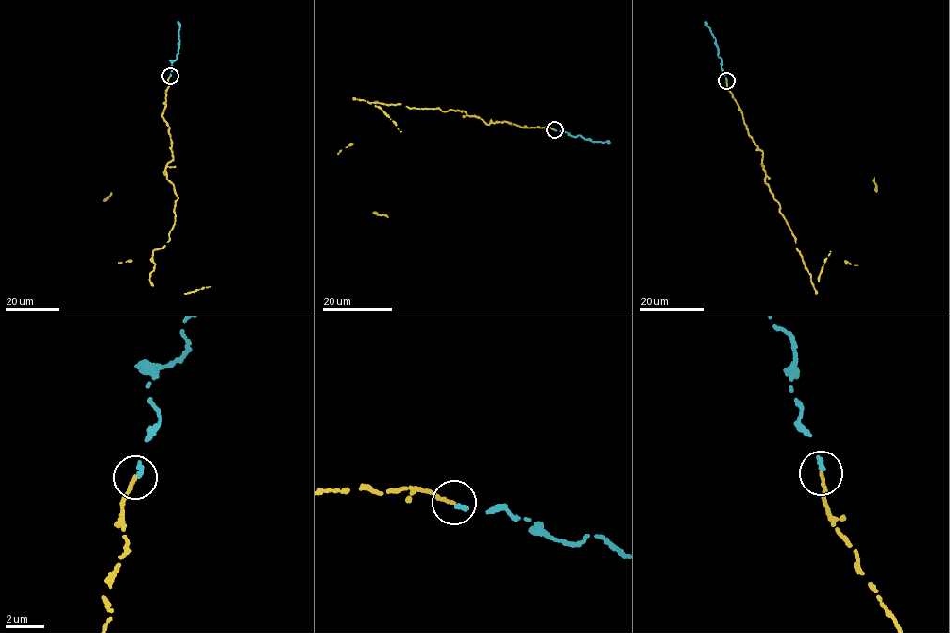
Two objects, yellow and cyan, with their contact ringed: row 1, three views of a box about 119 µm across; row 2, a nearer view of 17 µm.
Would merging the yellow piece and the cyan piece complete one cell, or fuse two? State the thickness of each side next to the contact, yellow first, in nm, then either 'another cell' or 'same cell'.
190 nm thick on the yellow side, 240 nm on the other; another cell

